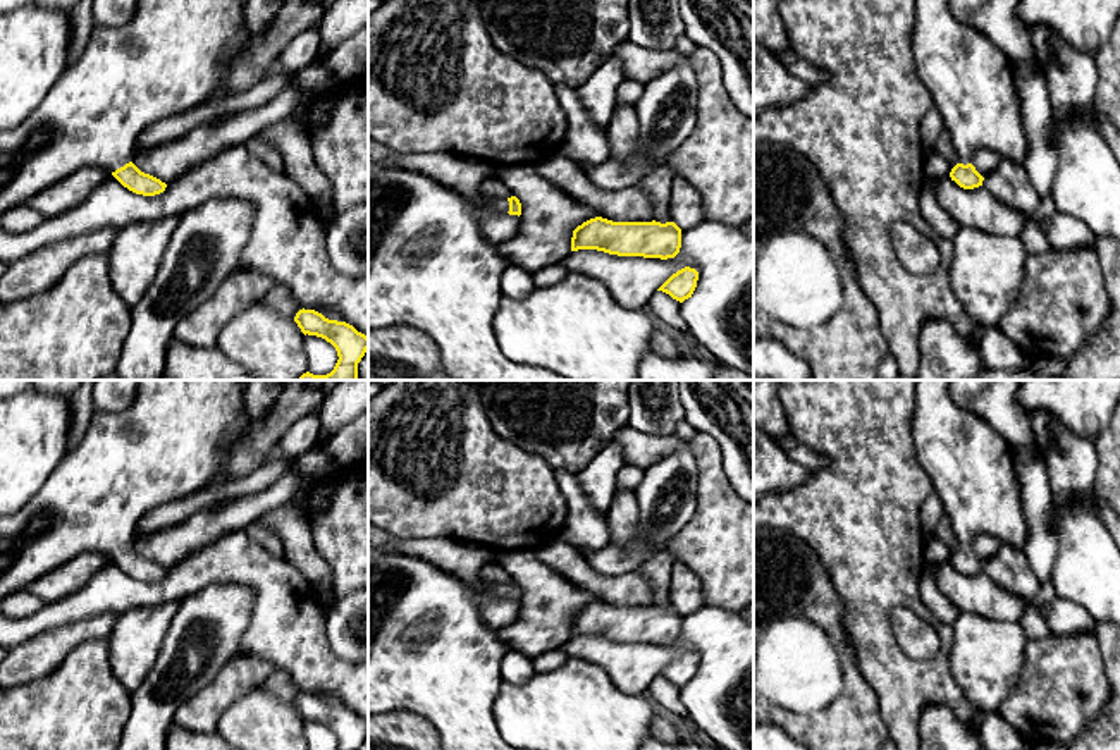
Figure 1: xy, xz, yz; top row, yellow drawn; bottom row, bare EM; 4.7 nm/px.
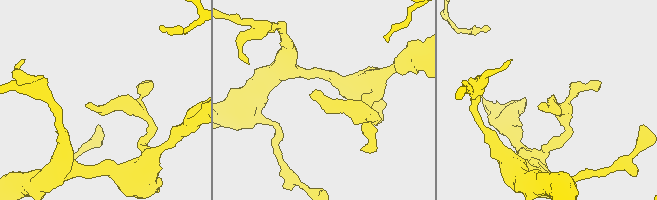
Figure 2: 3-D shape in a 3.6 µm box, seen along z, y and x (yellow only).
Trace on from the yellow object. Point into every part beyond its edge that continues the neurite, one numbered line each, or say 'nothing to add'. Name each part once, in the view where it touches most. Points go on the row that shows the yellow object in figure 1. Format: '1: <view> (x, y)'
1: xy (172, 55)

